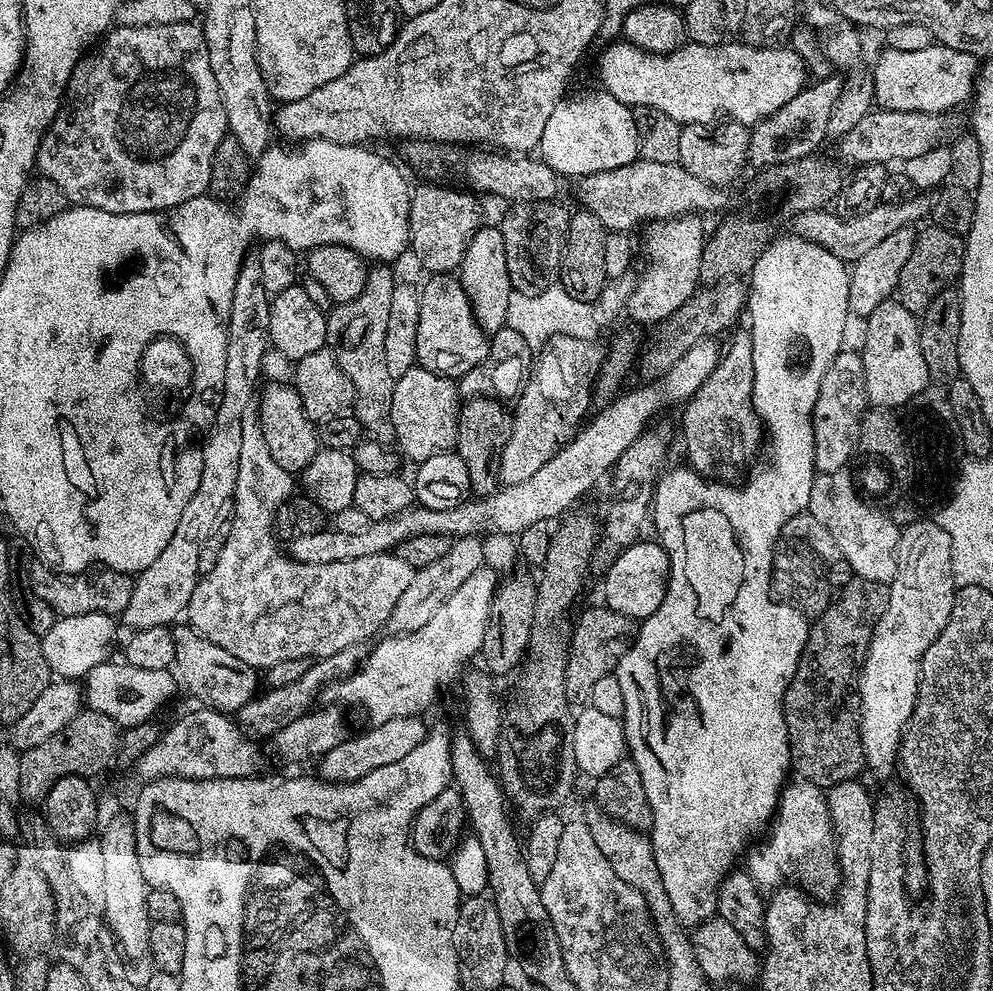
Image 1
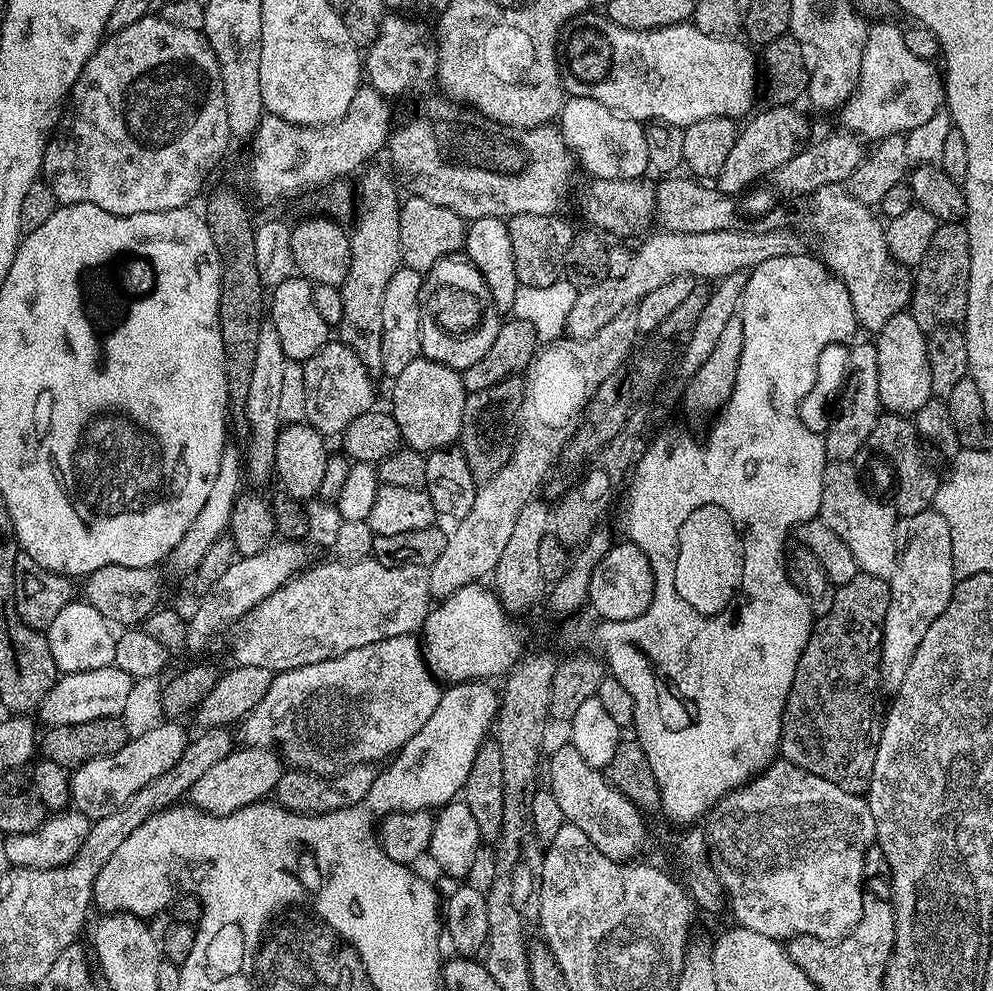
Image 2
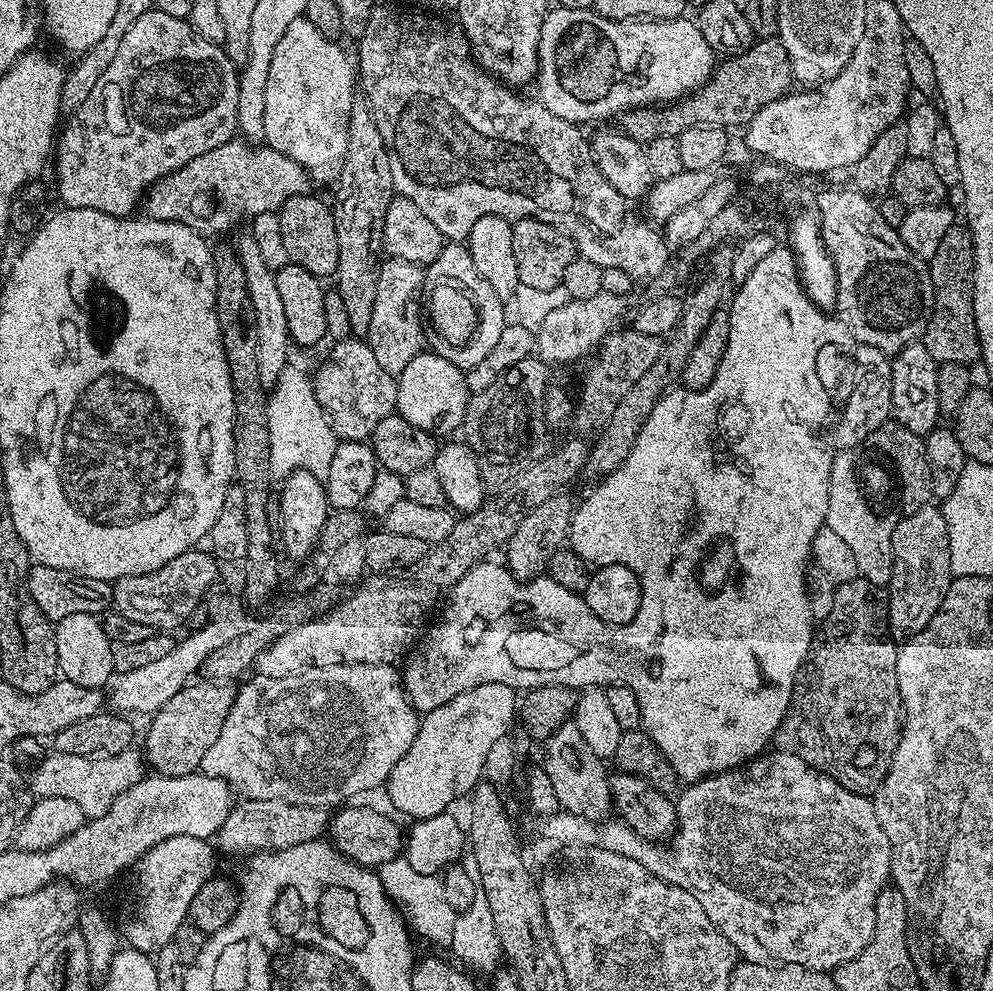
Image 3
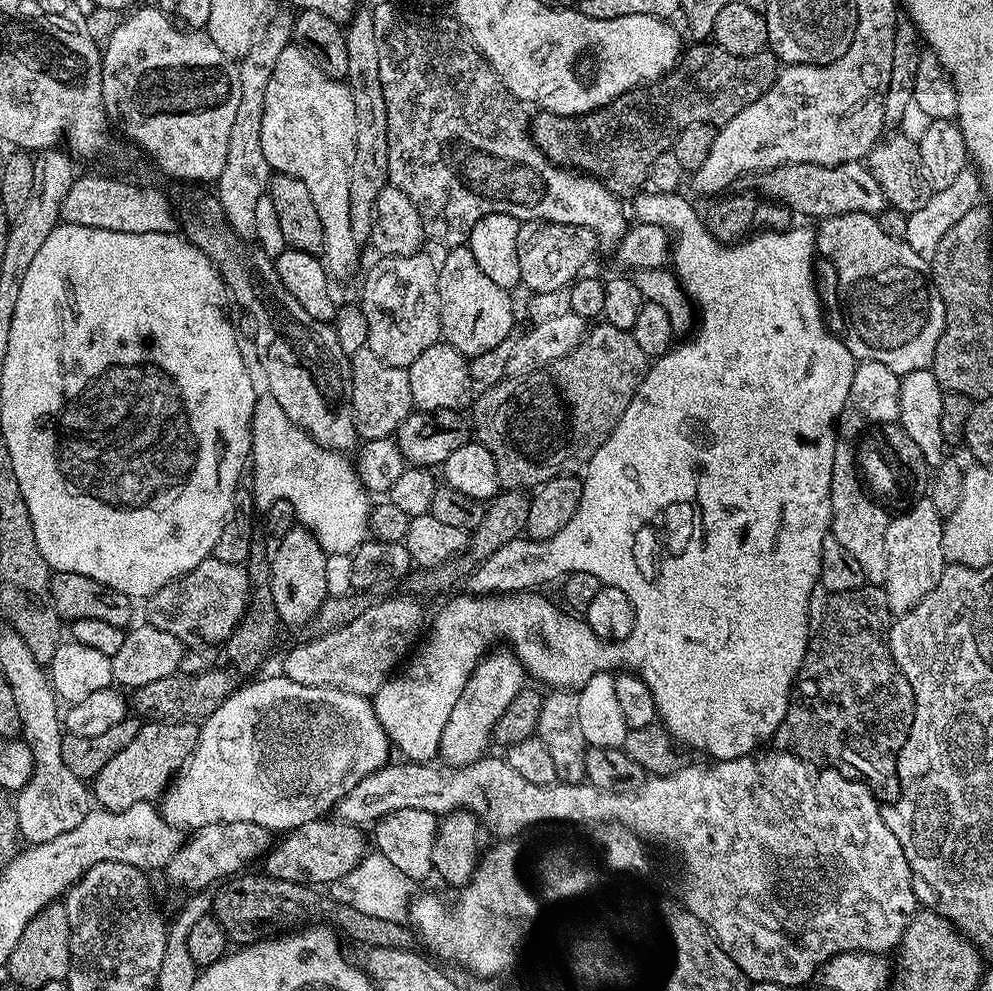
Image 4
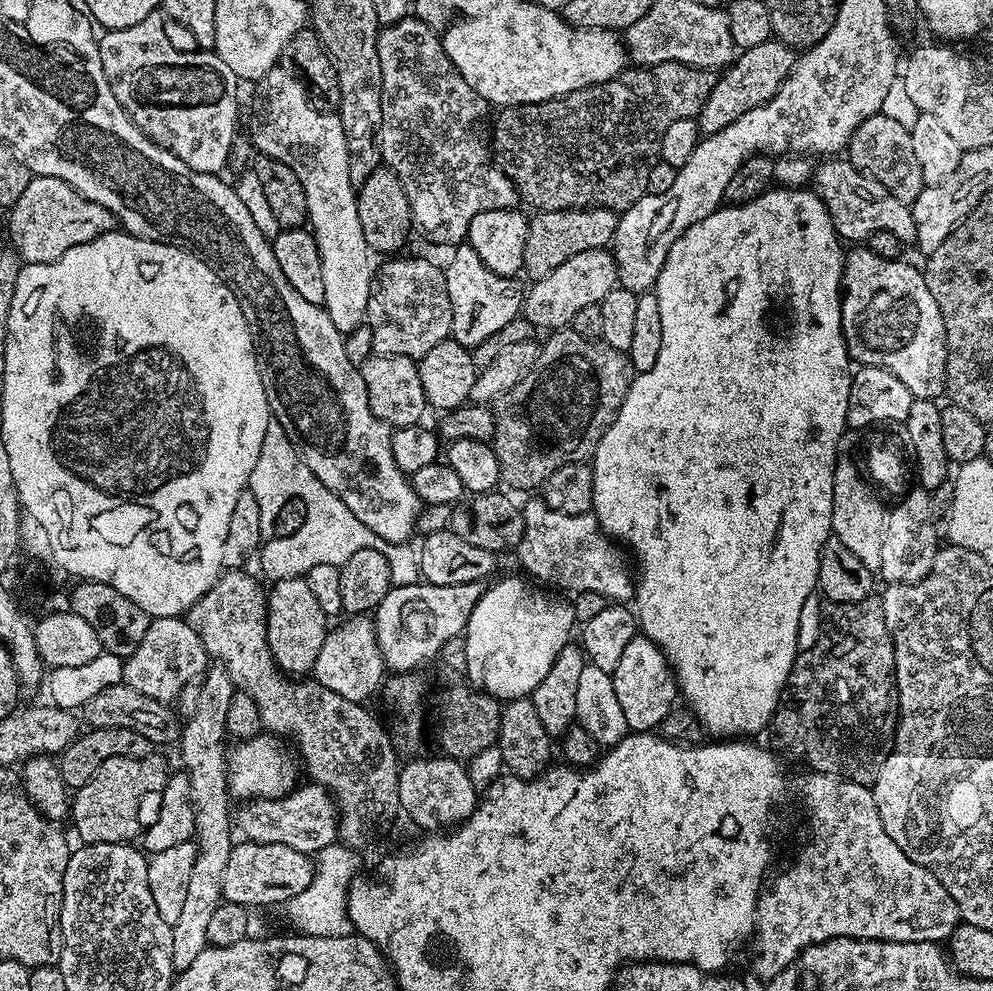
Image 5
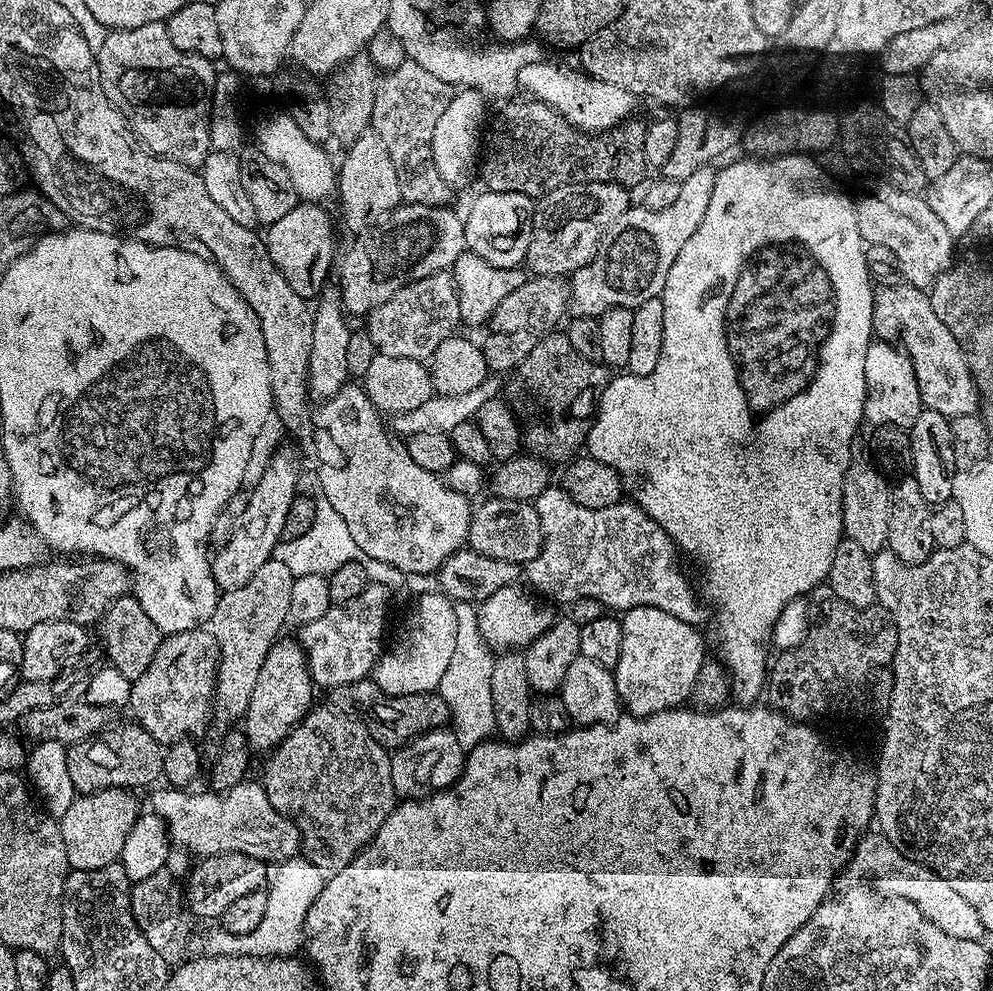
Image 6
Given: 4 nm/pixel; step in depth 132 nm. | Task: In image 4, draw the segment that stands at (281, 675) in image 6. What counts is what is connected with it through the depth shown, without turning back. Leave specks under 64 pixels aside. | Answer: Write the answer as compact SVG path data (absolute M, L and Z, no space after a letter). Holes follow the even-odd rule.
M297 526L279 537L276 553L271 553L270 567L272 577L268 585L274 598L274 606L280 615L281 625L296 628L306 626L316 617L325 599L329 597L326 590L326 558L329 553L317 542L314 533L306 527Z

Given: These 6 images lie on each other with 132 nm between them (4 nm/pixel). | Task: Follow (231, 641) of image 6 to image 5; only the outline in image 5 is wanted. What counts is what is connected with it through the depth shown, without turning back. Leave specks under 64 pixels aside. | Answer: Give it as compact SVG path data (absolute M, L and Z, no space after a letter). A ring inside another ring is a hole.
M223 666L209 667L200 684L198 710L192 718L187 719L178 741L180 756L188 767L186 775L192 791L192 809L196 811L194 843L197 850L194 870L190 870L190 882L186 886L182 914L178 914L178 922L172 924L174 934L172 967L177 973L186 970L186 966L190 966L190 962L196 961L198 954L202 954L202 950L209 947L206 924L210 922L214 910L218 910L218 906L222 903L224 894L222 878L226 878L226 862L234 847L234 839L232 840L234 820L230 812L228 816L230 793L224 736L226 737L228 732L226 714L230 710L232 696L238 688L232 675Z

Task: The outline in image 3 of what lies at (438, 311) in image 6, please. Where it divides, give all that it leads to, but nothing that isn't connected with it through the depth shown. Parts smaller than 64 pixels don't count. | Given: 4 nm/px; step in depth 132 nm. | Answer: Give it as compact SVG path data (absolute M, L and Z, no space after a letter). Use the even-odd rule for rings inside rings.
M388 258L385 261L378 268L378 291L374 293L374 314L366 339L382 370L399 378L408 363L426 348L425 317L422 315L425 269L405 260Z

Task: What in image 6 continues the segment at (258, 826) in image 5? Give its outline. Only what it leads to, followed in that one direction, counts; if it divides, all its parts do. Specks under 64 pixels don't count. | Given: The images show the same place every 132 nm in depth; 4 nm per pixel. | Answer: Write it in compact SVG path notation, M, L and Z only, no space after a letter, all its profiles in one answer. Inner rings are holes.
M248 778L243 784L219 795L211 790L187 792L182 788L163 787L155 789L157 792L152 796L151 811L167 824L171 843L193 852L196 858L233 852L265 862L280 862L301 851L298 826L292 817L282 815L272 805L263 783L256 781L255 784L252 778Z

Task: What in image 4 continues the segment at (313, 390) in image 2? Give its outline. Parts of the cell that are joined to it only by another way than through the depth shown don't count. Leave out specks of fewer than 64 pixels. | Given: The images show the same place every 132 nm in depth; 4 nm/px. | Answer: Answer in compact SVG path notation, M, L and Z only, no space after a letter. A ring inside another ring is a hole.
M368 348L358 350L351 356L350 367L350 403L352 416L356 420L357 437L361 441L391 437L414 410L407 368L382 362L382 358Z

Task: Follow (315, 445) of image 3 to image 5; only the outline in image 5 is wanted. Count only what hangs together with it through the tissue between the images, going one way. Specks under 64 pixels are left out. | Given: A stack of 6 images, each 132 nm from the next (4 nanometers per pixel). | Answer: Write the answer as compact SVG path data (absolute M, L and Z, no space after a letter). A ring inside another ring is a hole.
M275 418L268 421L267 432L262 442L261 453L254 470L251 471L248 491L257 499L258 510L261 511L261 525L265 533L275 531L275 520L279 510L286 500L300 500L306 503L306 522L295 534L271 537L261 545L258 561L268 581L285 580L287 577L305 575L314 566L344 564L353 554L363 548L382 549L390 562L393 585L410 586L421 583L420 557L411 543L389 544L376 536L338 498L334 493L318 480L308 466L306 466L299 449L292 439L282 430L281 424Z

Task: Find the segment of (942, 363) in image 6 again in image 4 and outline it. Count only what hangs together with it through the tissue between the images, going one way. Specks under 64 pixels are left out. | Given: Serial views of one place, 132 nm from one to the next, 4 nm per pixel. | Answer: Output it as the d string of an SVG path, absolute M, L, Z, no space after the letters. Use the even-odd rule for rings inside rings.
M852 211L850 214L823 217L819 224L820 226L815 229L816 251L821 257L824 255L829 260L827 263L830 268L837 272L837 290L840 295L840 306L843 309L844 320L847 324L847 331L842 336L842 339L847 344L852 355L856 357L857 361L882 362L882 366L890 366L890 370L894 370L894 374L898 377L910 374L914 370L931 368L934 350L938 346L938 338L942 338L942 330L944 329L944 303L932 281L929 261L914 250L910 250L910 246L904 239L899 240L886 234L873 213Z

